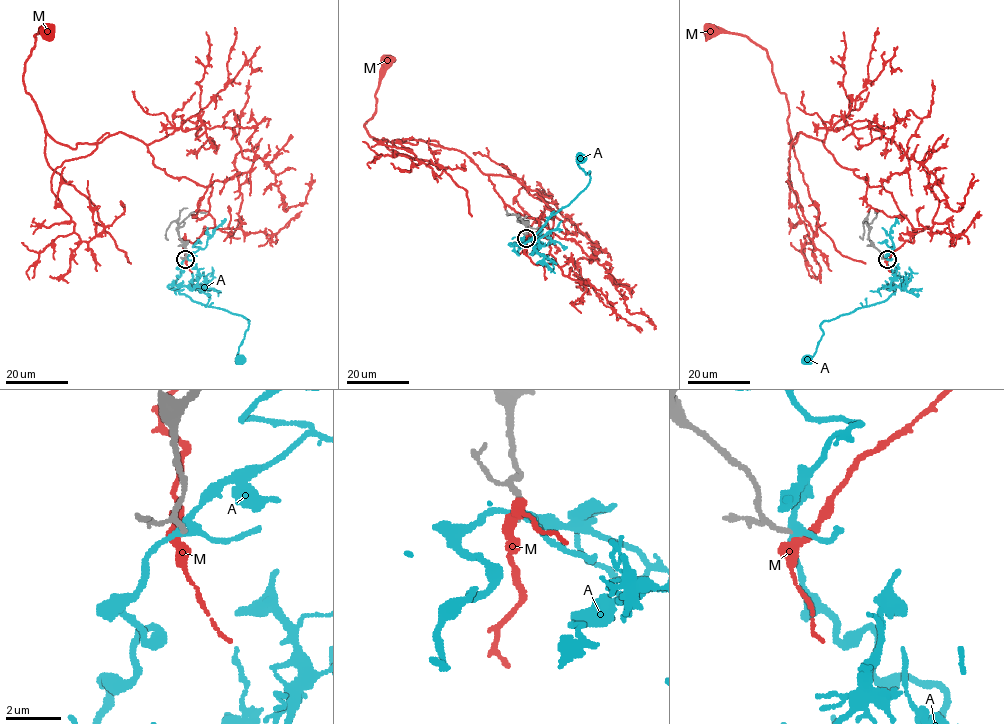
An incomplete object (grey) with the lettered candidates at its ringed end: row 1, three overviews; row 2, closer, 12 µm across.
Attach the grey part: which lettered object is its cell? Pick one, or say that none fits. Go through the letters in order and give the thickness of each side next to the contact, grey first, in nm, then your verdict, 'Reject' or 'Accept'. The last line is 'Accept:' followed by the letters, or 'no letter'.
A: Thickness 190 nm (grey) against 220 nm. Reject
M: Thickness 170 nm (grey) against 380 nm. Reject
Accept: no letter

